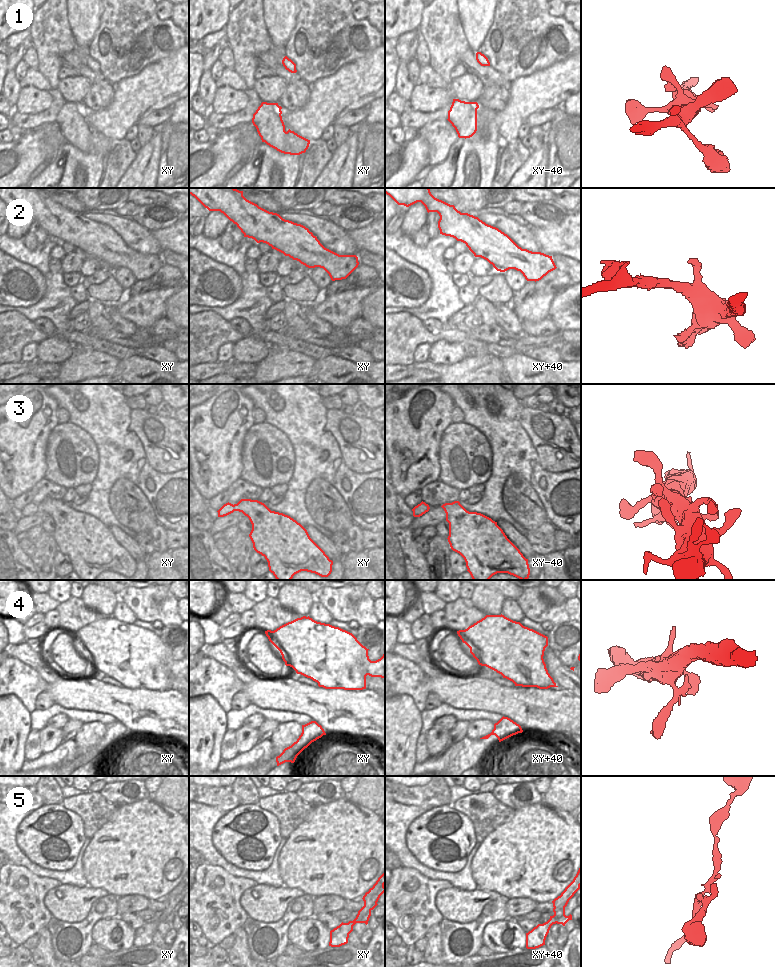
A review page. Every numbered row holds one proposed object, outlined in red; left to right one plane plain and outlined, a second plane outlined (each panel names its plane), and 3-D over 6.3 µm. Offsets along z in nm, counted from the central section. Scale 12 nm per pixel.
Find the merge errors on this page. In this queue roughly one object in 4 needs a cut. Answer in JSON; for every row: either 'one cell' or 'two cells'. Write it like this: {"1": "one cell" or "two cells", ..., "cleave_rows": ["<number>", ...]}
{"1": "one cell", "2": "one cell", "3": "one cell", "4": "one cell", "5": "one cell", "cleave_rows": []}

